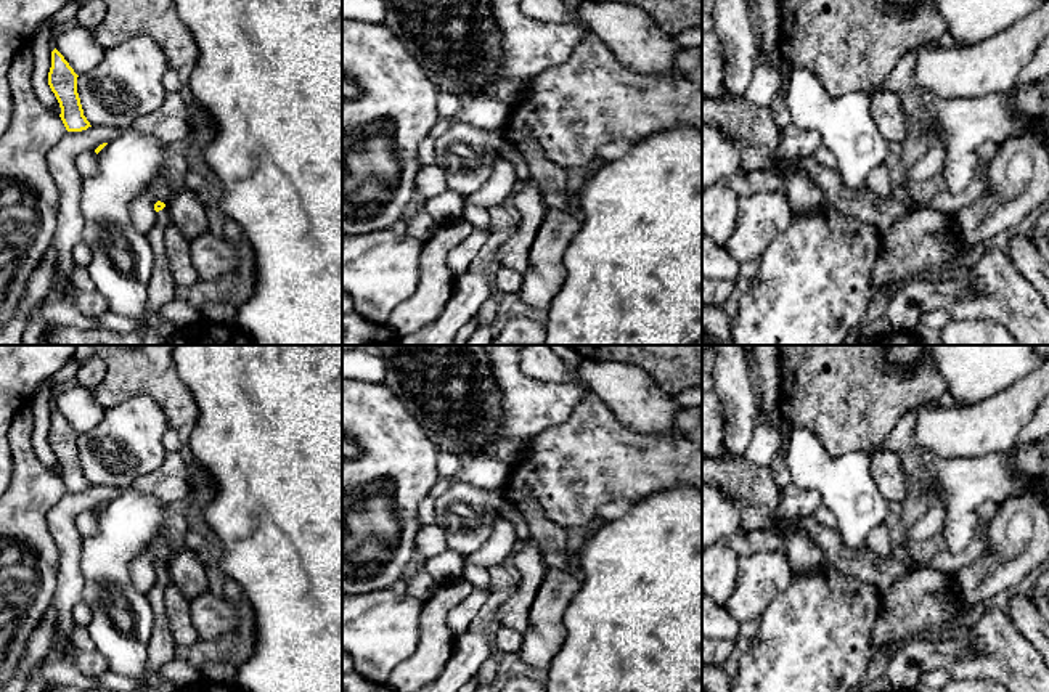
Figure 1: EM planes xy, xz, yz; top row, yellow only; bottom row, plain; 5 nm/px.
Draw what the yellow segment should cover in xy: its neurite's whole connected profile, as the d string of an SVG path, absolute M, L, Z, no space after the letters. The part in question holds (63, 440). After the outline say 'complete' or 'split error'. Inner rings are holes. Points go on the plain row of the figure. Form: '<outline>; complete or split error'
M55 408L51 411L48 445L59 462L59 477L67 491L82 491L92 486L84 475L84 469L77 453L77 437L79 435L69 425L64 416Z; complete

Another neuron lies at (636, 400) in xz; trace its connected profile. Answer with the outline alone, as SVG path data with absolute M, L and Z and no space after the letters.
M580 361L586 390L599 397L615 417L638 434L671 434L680 411L675 397L638 366Z

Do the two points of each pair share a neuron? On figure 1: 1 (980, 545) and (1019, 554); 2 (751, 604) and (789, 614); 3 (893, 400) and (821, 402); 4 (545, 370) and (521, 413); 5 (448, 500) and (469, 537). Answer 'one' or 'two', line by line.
1: two
2: two
3: one
4: two
5: one

